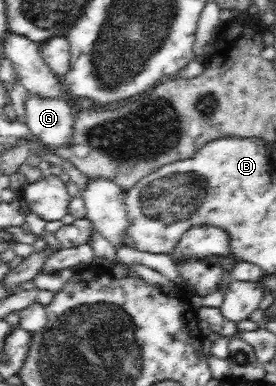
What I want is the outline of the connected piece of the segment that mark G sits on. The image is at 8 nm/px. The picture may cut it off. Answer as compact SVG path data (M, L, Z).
M30 94L25 102L25 123L28 130L40 142L67 146L71 140L75 112L67 103L67 99L43 98L38 94Z

